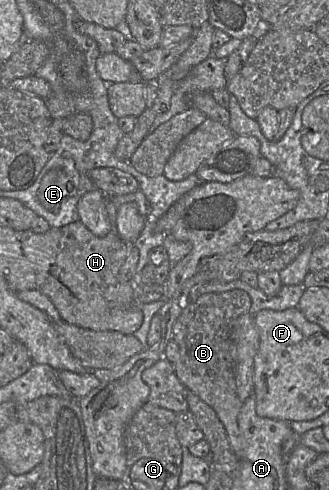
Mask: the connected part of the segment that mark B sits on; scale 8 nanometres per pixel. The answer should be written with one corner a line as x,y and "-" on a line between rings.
243,290
202,294
195,302
195,314
187,325
185,339
179,344
180,359
174,364
176,375
186,389
215,410
237,458
241,457
242,450
237,419
243,402
236,392
233,330
234,320
249,313
250,306
251,298

